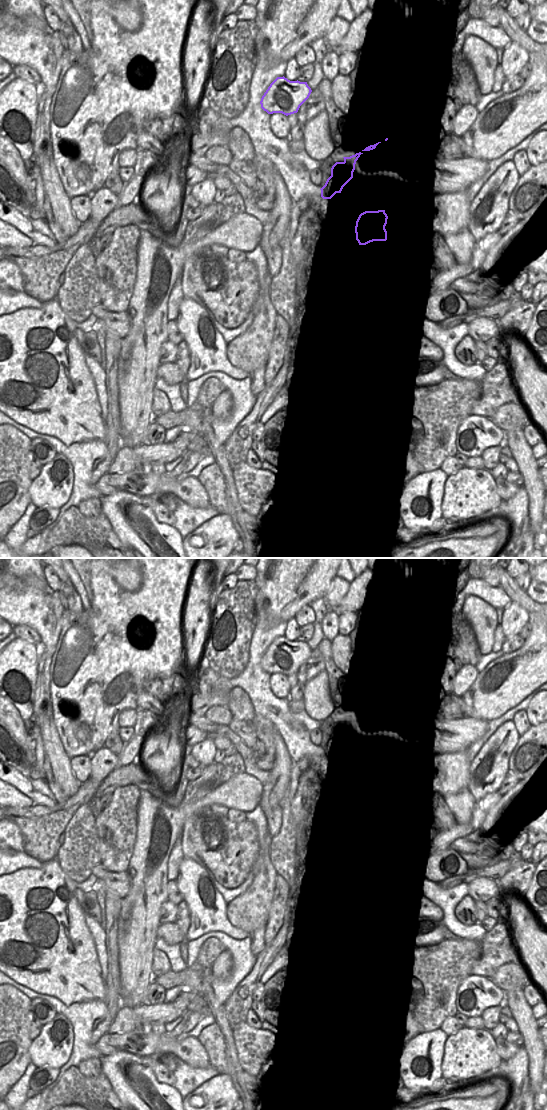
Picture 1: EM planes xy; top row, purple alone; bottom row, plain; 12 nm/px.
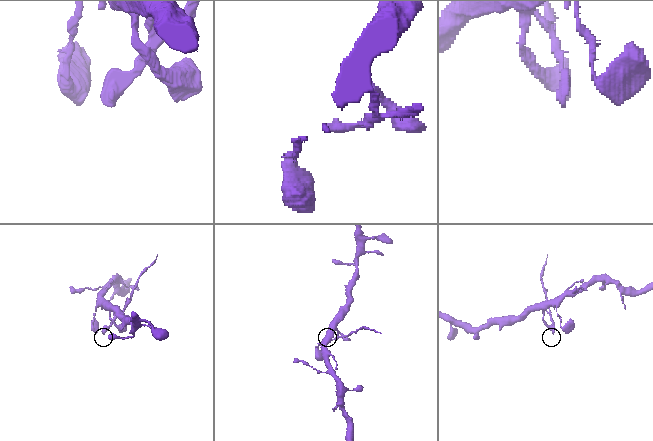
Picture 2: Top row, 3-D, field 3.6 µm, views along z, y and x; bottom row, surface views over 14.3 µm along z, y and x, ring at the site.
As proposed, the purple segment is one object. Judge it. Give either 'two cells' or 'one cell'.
two cells

